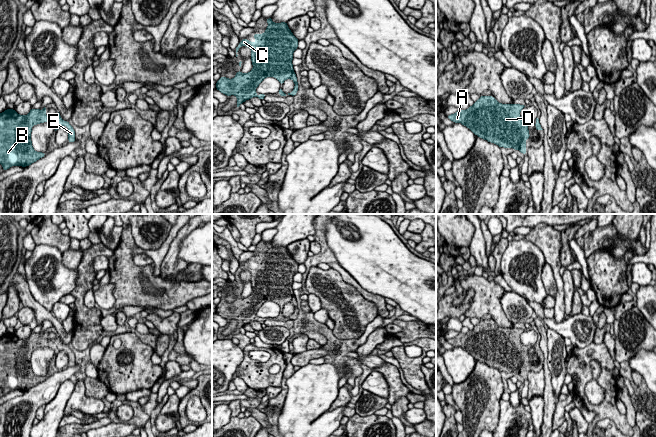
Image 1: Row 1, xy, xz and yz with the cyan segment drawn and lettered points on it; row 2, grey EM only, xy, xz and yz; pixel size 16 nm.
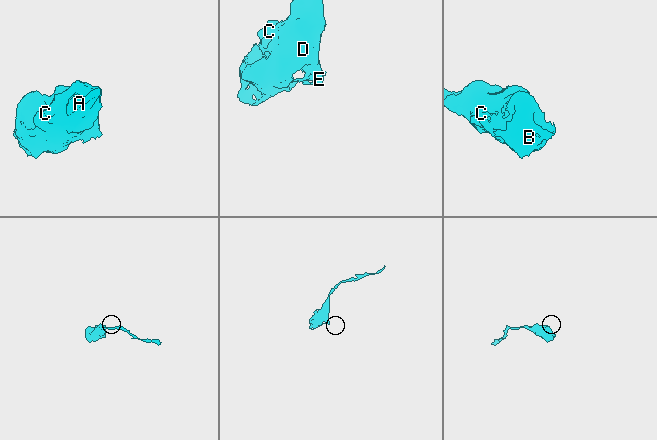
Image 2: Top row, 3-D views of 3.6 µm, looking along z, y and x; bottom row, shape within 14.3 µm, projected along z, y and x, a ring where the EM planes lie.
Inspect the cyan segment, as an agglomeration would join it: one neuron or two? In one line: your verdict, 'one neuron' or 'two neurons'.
one neuron

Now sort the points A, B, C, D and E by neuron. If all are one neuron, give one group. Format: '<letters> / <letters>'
A B C D E

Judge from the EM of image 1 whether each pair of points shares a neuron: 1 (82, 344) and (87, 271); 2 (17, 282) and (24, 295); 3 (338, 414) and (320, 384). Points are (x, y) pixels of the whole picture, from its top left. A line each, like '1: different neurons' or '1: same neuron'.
1: same neuron
2: same neuron
3: same neuron

